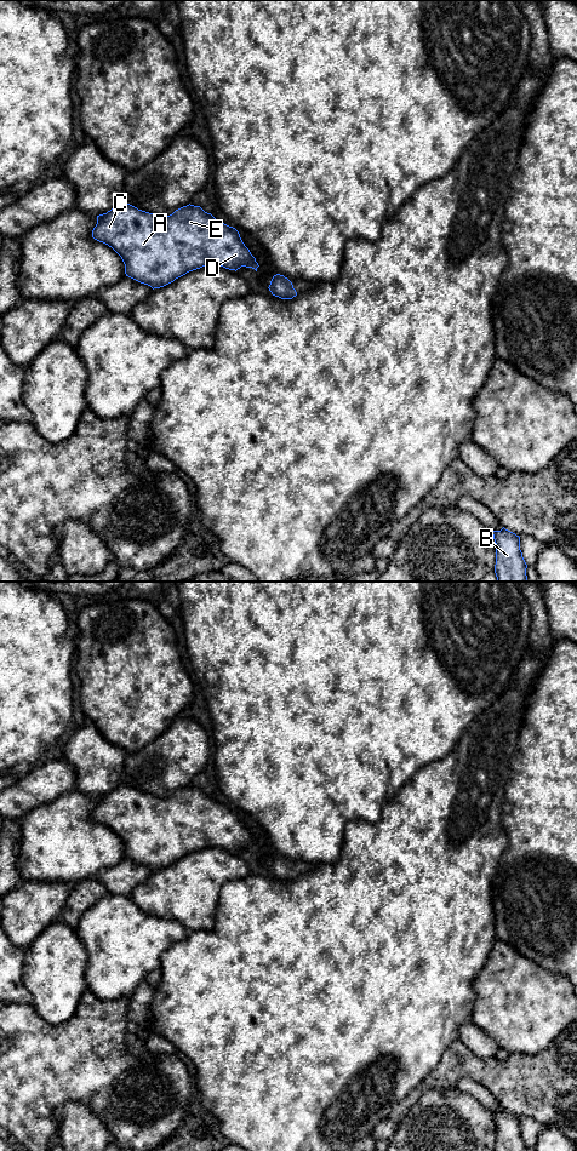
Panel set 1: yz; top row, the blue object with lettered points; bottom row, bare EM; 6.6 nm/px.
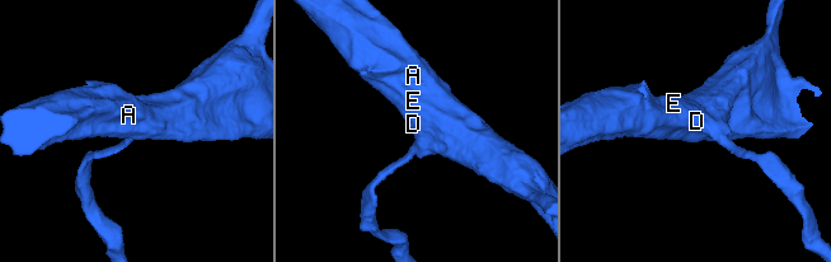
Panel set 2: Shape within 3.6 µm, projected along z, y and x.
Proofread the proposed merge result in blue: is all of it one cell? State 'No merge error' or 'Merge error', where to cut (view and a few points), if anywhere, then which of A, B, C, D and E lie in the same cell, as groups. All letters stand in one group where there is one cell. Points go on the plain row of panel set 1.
No merge error. No split. Groups: A B C D E

